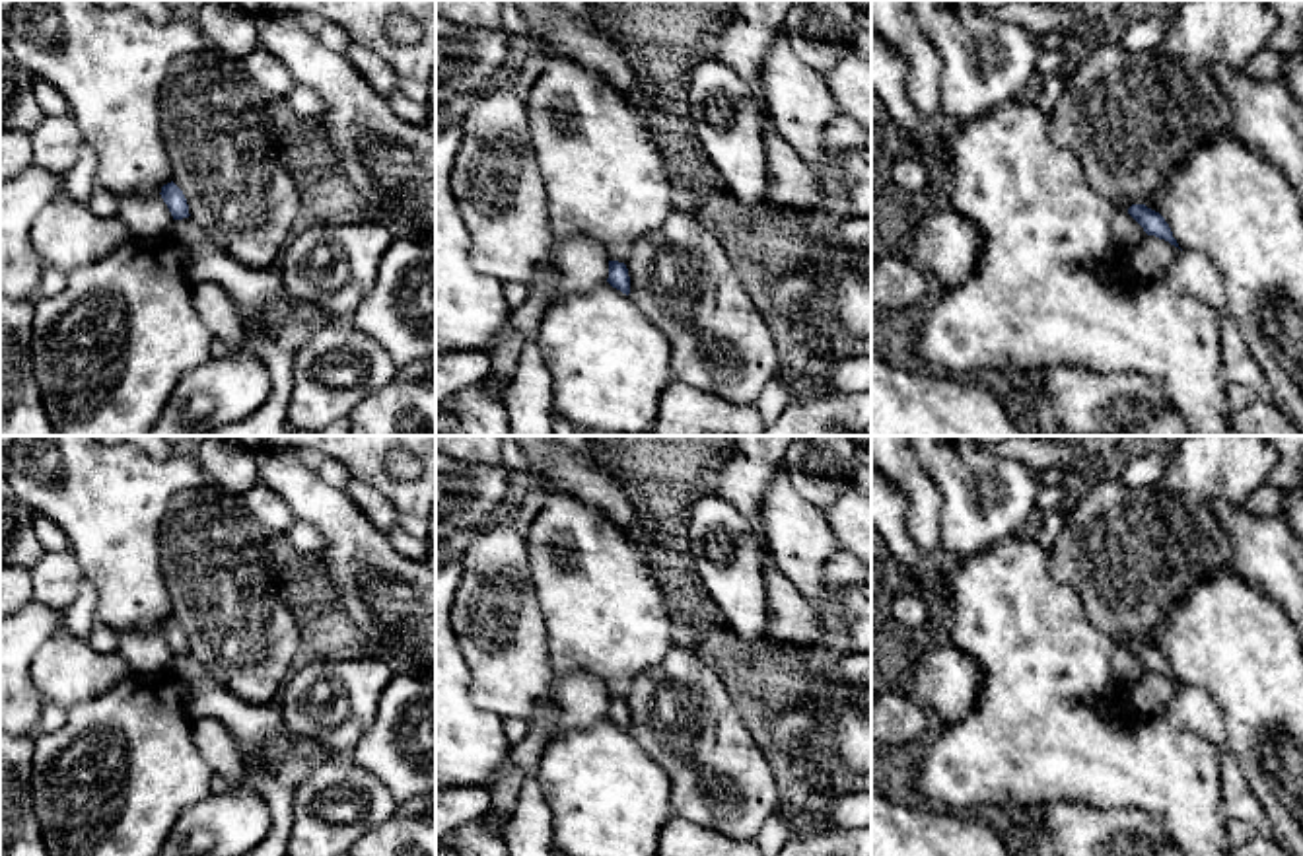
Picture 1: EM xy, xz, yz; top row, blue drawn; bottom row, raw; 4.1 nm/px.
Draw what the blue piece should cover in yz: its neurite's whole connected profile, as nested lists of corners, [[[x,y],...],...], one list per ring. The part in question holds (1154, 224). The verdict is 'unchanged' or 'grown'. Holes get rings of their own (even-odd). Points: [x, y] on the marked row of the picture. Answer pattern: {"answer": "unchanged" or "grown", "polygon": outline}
{"answer": "unchanged", "polygon": [[[1132,204],[1128,208],[1128,214],[1144,228],[1144,232],[1147,235],[1155,235],[1155,237],[1165,239],[1171,245],[1179,247],[1169,224],[1165,222],[1165,218],[1159,212],[1147,208],[1145,204]]]}

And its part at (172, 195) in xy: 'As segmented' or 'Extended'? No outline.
As segmented

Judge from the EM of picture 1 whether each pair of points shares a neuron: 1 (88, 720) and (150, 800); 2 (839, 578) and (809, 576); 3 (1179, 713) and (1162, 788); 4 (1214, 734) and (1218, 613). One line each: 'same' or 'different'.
1: same
2: different
3: different
4: different

